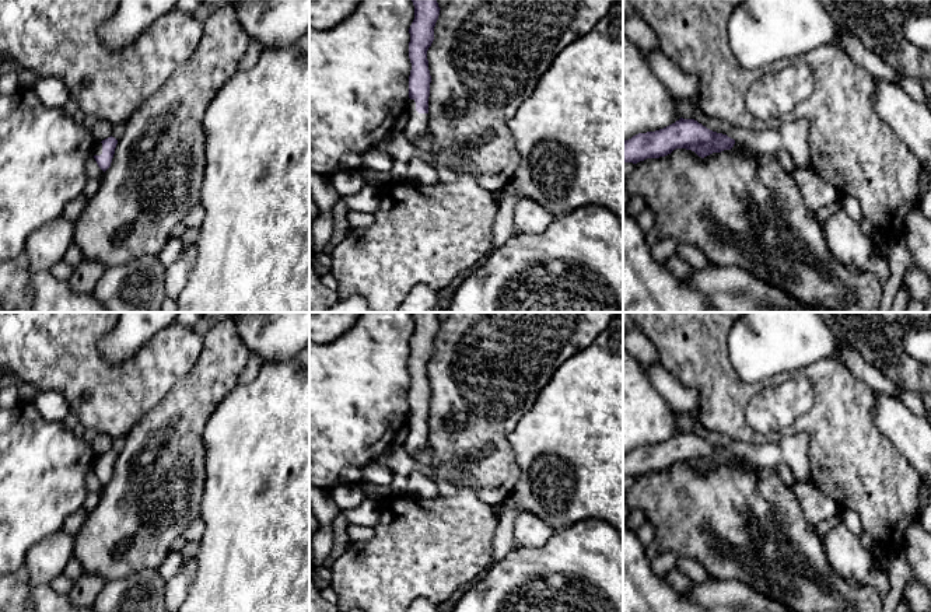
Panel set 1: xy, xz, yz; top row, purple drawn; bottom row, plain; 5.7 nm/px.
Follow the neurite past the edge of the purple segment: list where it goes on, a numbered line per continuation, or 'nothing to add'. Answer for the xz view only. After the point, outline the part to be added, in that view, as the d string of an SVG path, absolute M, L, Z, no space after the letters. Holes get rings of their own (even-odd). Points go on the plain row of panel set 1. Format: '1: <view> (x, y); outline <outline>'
1: xz (417, 437); outline M409 412L407 417L409 434L402 447L409 452L412 457L419 450L424 448L428 444L428 427L419 427L416 424L414 413Z

